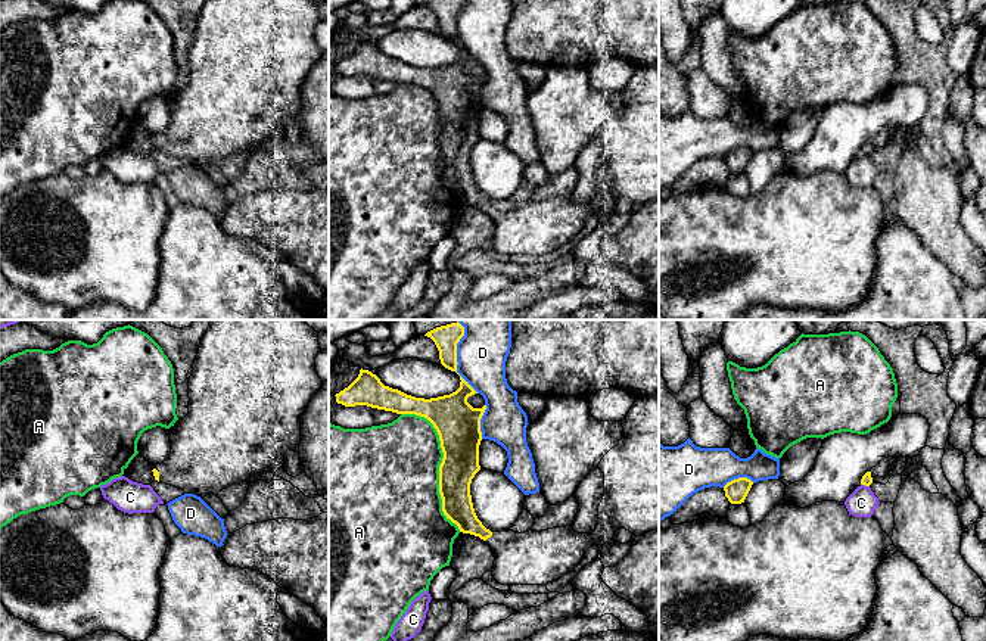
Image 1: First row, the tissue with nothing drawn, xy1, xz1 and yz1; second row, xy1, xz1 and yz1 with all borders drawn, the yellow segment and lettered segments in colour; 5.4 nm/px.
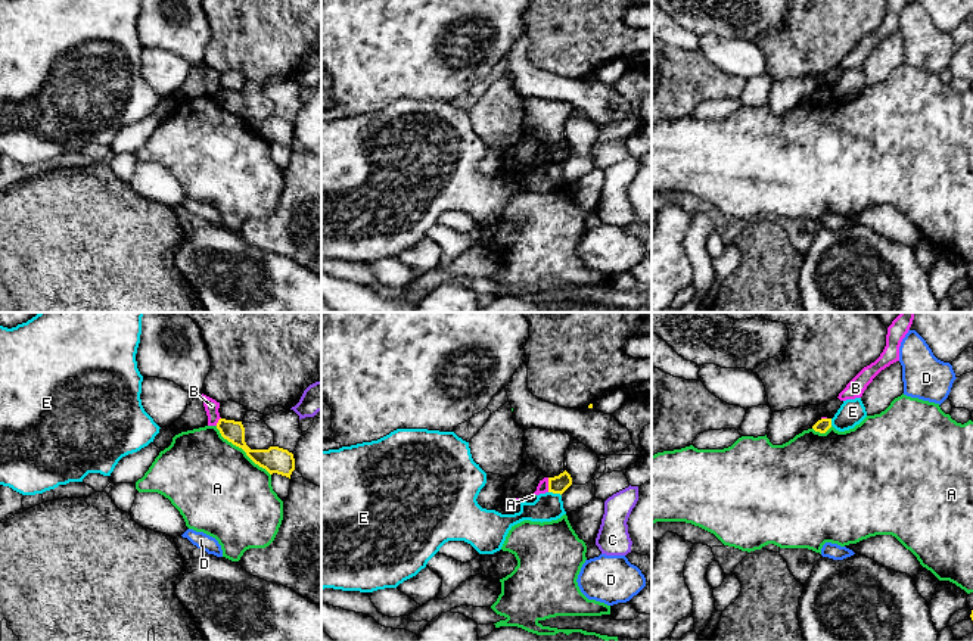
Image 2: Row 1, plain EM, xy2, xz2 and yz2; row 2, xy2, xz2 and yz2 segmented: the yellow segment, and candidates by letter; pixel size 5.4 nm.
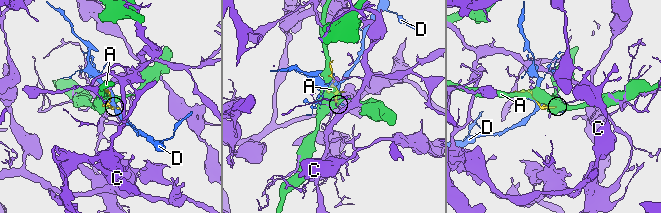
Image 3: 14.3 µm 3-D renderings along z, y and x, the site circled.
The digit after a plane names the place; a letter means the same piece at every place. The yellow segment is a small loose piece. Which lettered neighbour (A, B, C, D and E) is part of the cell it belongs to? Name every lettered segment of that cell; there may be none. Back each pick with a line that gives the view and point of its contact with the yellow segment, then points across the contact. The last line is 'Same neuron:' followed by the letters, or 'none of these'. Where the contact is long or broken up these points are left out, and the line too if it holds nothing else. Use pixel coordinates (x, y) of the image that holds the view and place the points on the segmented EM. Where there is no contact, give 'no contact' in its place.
Same neuron: none of these

